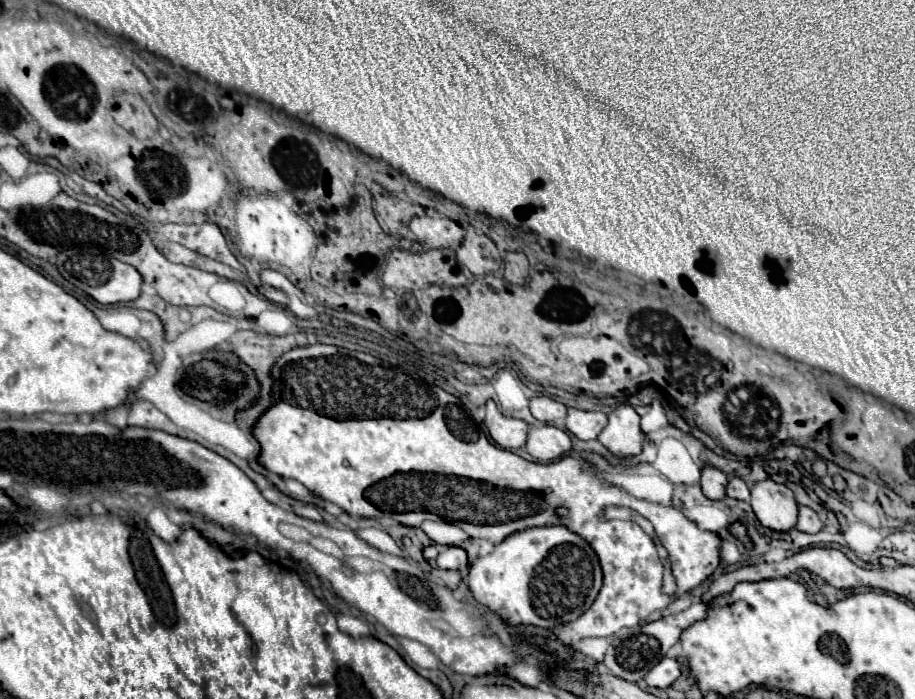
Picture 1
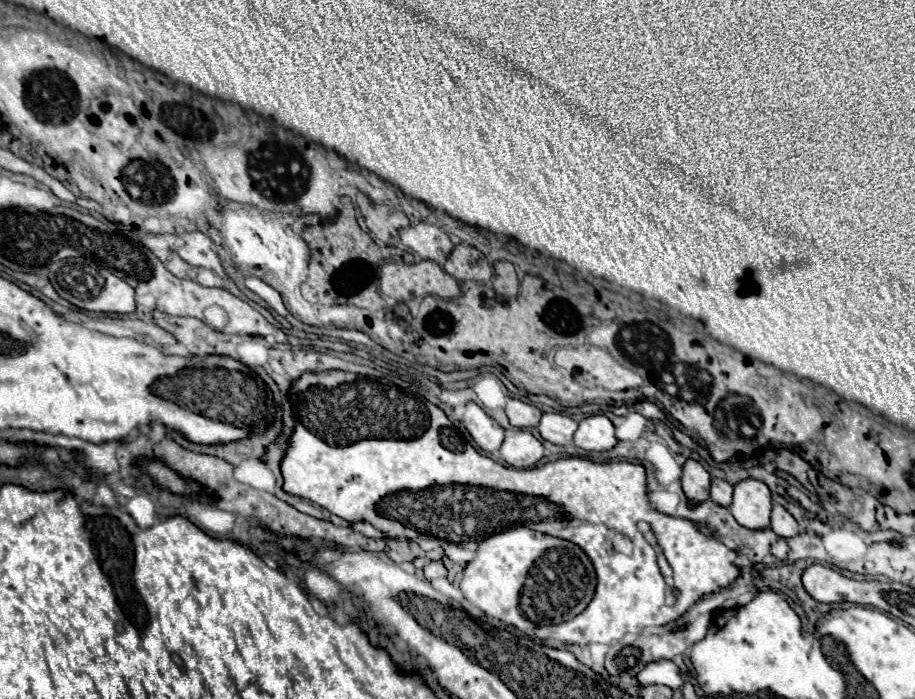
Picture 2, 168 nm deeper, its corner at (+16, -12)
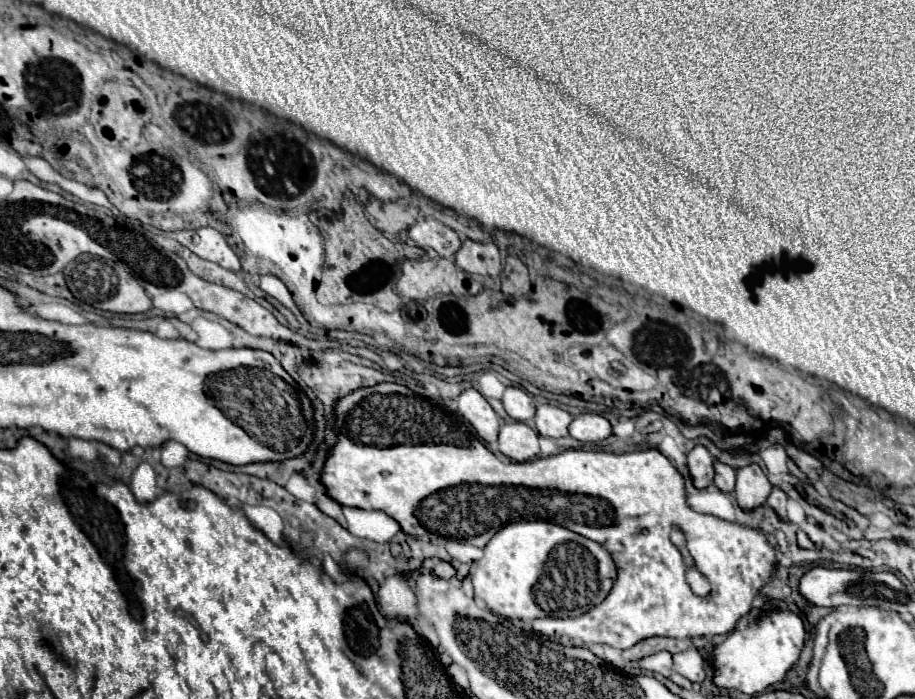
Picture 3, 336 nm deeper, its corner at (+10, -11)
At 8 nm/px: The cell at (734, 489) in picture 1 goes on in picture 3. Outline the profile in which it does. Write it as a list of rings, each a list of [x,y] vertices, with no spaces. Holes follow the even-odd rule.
[[[714,460],[714,484],[722,490],[722,492],[734,492],[734,482],[736,482],[736,470],[732,466],[726,466],[718,460]]]

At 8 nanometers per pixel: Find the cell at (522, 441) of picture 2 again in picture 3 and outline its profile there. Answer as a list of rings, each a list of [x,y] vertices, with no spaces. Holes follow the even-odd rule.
[[[506,422],[498,432],[498,448],[516,462],[534,460],[540,454],[538,432],[522,422]]]

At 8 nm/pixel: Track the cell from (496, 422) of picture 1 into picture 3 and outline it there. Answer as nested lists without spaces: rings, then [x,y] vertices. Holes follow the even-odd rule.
[[[468,388],[458,396],[458,412],[476,428],[482,440],[488,444],[498,440],[500,418],[478,390]]]

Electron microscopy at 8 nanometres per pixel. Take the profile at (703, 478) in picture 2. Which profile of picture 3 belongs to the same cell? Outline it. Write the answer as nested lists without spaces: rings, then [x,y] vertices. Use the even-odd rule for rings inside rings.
[[[694,446],[688,452],[688,470],[696,488],[706,488],[714,478],[714,458],[704,446]]]

